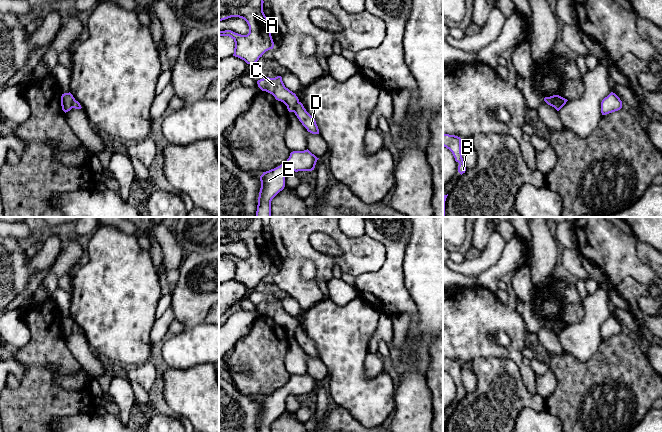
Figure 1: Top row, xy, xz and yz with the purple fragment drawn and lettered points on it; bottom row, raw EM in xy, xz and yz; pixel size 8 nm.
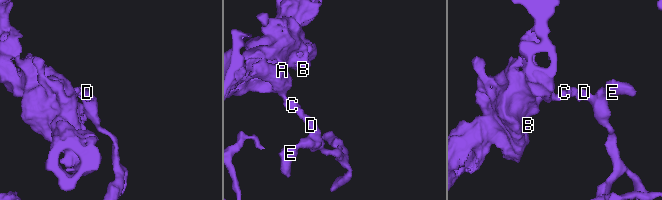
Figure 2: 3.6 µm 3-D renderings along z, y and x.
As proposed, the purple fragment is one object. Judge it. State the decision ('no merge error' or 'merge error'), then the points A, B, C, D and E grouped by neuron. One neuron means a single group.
merge error | A B C / D E

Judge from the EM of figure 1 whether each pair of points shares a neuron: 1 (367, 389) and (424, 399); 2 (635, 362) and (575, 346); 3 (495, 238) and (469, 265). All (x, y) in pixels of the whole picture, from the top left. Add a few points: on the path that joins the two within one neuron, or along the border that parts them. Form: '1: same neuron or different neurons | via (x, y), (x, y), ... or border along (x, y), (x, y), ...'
1: different neurons | border along (396, 386), (394, 408)
2: different neurons | border along (602, 339), (587, 360), (579, 361), (572, 356)
3: same neuron | via (494, 247), (478, 264)

